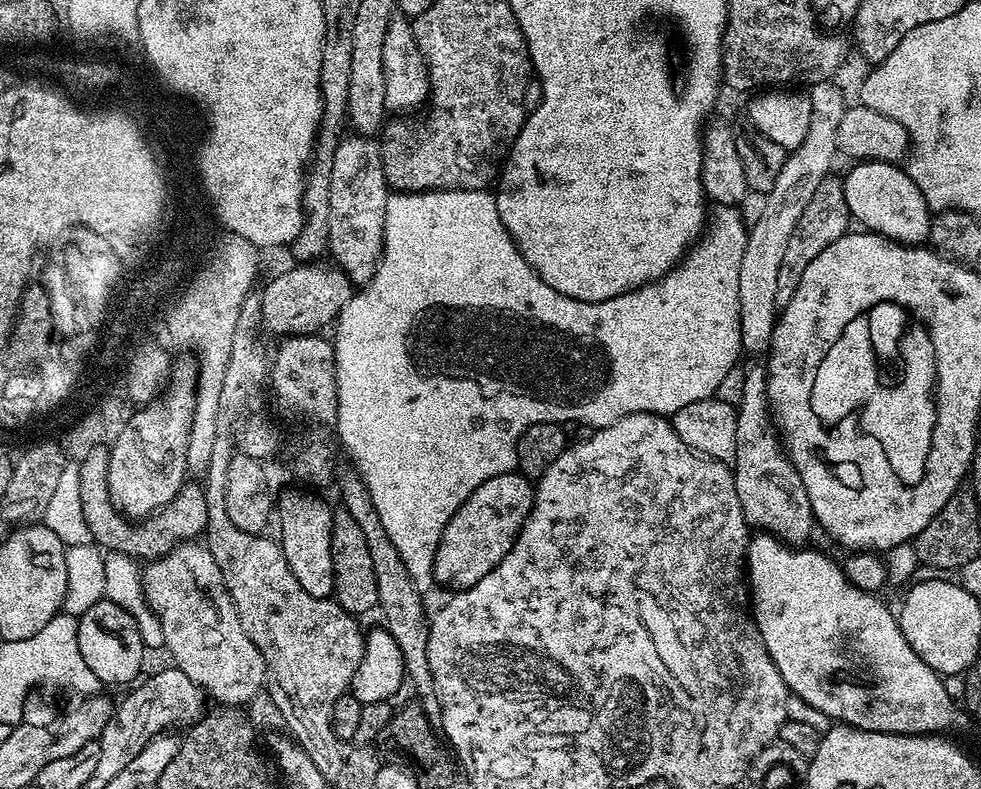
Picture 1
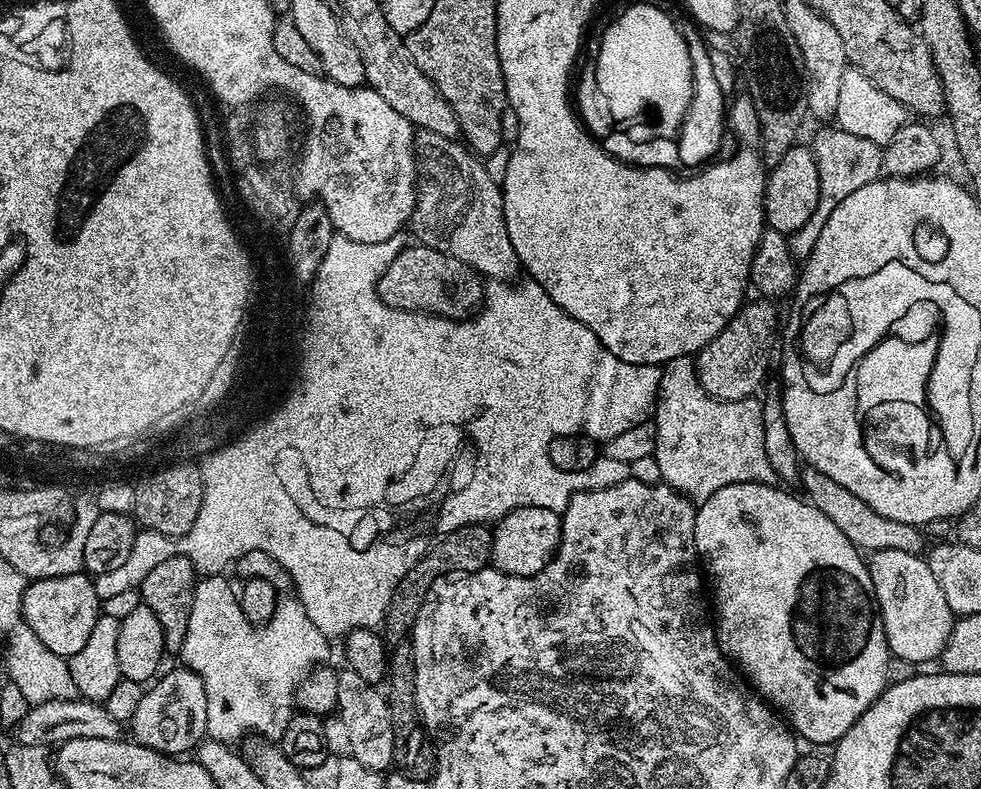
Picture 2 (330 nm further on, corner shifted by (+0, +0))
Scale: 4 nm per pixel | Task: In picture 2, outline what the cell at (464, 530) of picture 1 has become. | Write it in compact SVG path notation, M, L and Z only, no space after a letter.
M543 503L538 506L522 506L510 510L501 520L495 521L492 528L492 555L490 557L491 567L505 572L508 576L533 576L538 574L545 566L552 561L556 553L556 547L560 544L560 522L562 516L555 507L545 506Z

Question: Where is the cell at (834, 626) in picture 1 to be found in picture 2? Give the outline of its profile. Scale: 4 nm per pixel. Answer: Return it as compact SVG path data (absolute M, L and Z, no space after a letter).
M738 482L730 486L722 486L722 490L714 490L710 498L699 501L694 522L696 555L706 569L711 595L712 592L716 595L714 631L716 643L720 645L721 652L734 661L743 679L787 721L793 733L801 741L809 740L812 744L832 746L851 730L854 722L858 722L860 715L882 695L890 683L890 677L888 677L890 653L884 633L884 623L880 617L880 610L876 607L874 586L868 573L865 557L860 549L854 547L850 538L846 538L846 534L842 534L842 530L838 530L838 526L834 526L834 522L830 522L830 518L826 518L822 510L809 504L807 499L799 495L798 497L791 496L790 493L783 492L782 489L776 487L780 486L775 483Z

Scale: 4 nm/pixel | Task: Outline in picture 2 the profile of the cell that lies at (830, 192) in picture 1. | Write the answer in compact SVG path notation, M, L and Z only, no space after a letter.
M749 299L736 316L695 357L701 386L719 400L747 400L757 395L772 360L772 343L778 340L776 308L771 299Z

